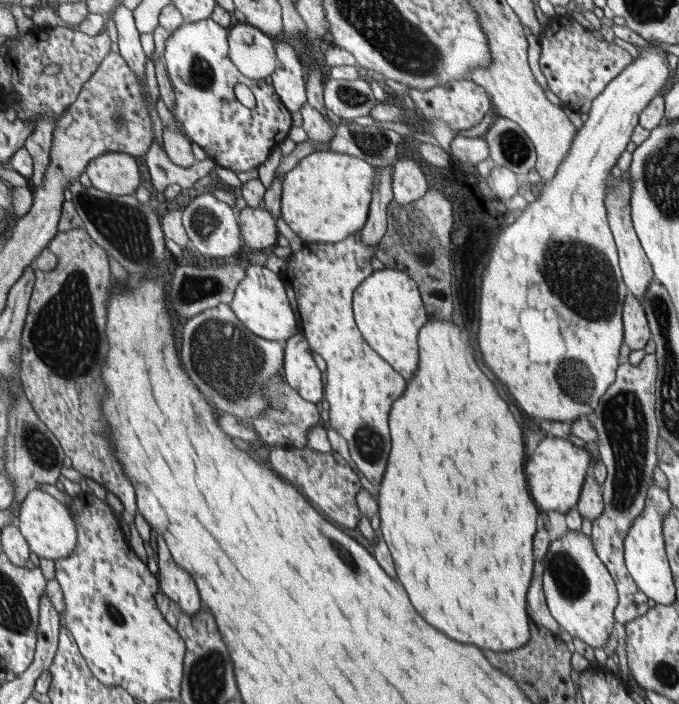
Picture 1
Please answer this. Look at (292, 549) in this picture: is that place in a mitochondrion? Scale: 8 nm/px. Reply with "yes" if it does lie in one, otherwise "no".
no

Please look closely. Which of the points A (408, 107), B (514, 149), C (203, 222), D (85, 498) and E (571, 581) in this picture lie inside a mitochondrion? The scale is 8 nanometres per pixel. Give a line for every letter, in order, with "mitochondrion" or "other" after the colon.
A: other
B: mitochondrion
C: mitochondrion
D: other
E: mitochondrion

